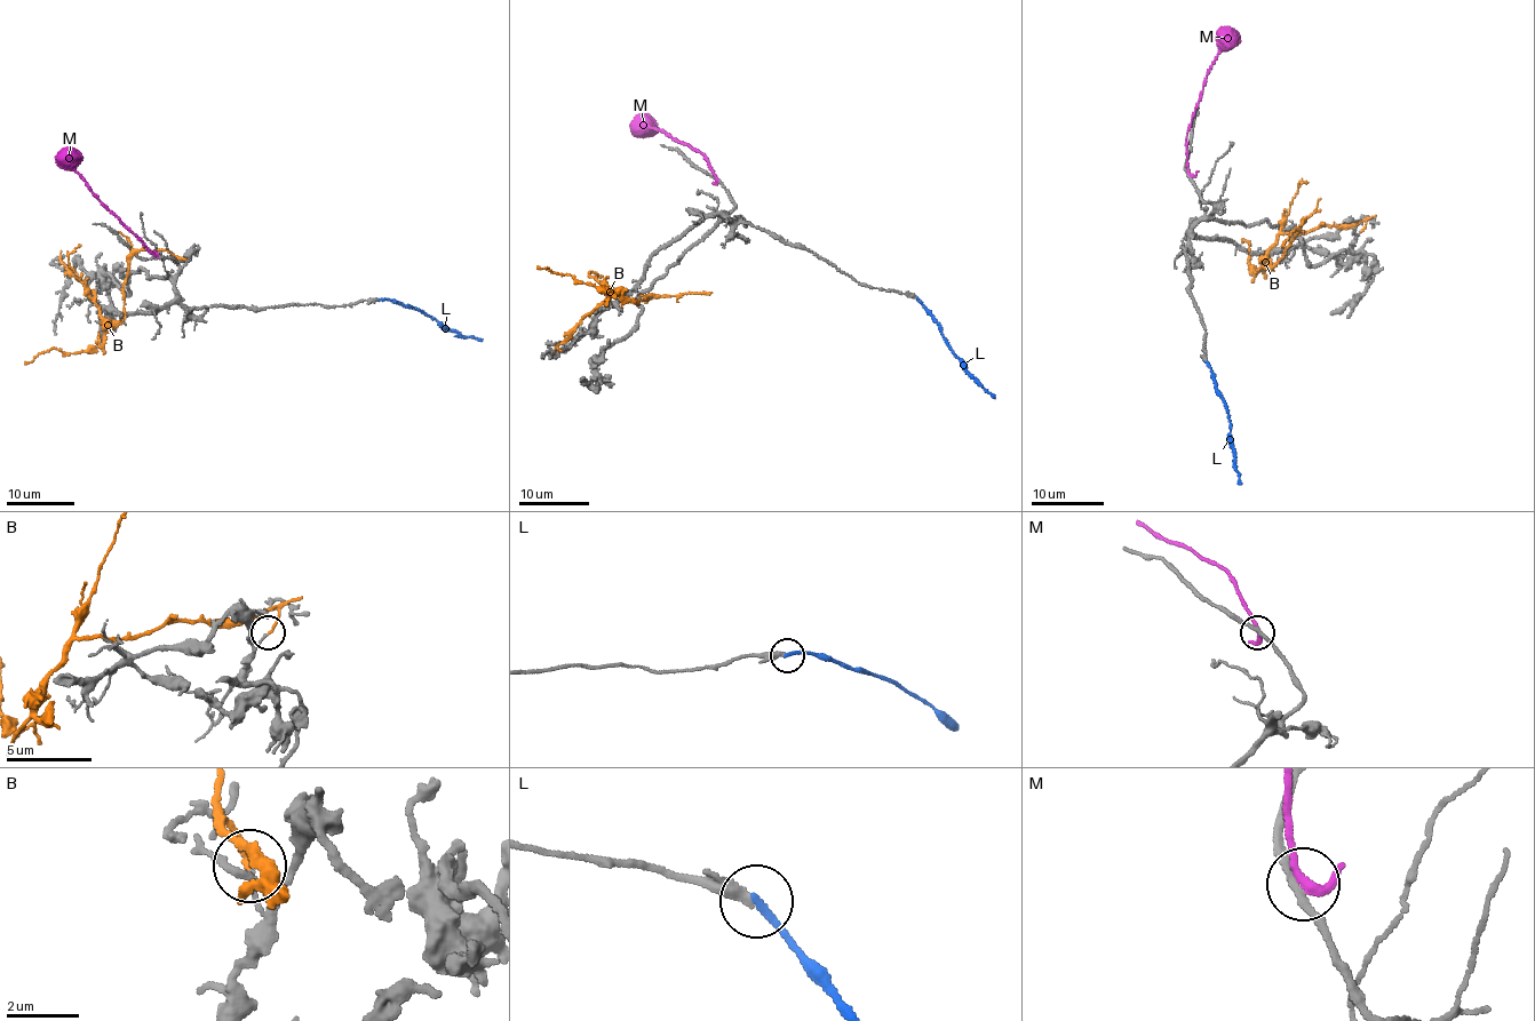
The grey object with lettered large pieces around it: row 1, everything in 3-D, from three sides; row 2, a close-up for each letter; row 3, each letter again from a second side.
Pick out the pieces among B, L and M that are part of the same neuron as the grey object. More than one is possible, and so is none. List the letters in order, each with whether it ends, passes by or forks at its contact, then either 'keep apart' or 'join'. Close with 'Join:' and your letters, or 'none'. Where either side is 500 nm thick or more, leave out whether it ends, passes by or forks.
B: it ends there; keep apart
L: it ends there; join
M: it passes by; keep apart
Join: L

